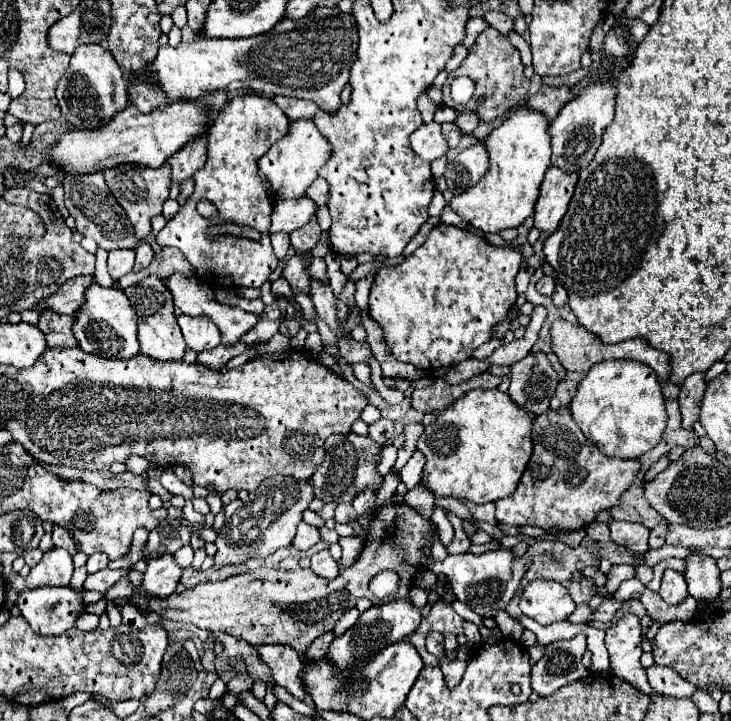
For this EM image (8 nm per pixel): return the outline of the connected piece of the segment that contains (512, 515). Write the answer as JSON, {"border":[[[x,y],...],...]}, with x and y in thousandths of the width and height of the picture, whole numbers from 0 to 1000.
{"border":[[[776,569],[767,571],[746,571],[732,580],[729,588],[729,632],[702,682],[696,691],[685,691],[677,696],[680,702],[680,724],[696,727],[696,730],[735,730],[746,738],[759,735],[798,735],[808,724],[817,721],[817,716],[825,707],[833,707],[844,699],[847,688],[866,674],[869,663],[877,655],[874,638],[852,638],[852,635],[833,635],[817,624],[817,619],[795,599],[789,585],[781,580]]]}

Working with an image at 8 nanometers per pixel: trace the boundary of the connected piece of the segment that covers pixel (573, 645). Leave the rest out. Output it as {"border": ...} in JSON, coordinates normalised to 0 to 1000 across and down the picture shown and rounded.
{"border":[[[800,882],[762,888],[746,896],[743,913],[726,924],[726,954],[737,965],[754,965],[767,951],[800,940],[806,932],[795,921],[800,907]]]}

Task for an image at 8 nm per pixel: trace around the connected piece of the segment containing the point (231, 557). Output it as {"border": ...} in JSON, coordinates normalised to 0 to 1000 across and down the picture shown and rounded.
{"border":[[[373,660],[373,663],[363,666],[363,671],[357,671],[357,677],[352,677],[352,682],[343,682],[335,696],[324,691],[316,699],[311,699],[308,702],[308,727],[297,738],[297,749],[294,749],[294,755],[297,755],[294,788],[302,788],[308,782],[327,782],[341,774],[357,774],[357,771],[373,768],[379,760],[395,757],[404,743],[404,732],[412,724],[412,713],[423,705],[423,699],[428,693],[431,693],[431,674],[423,666],[404,666],[401,660]]]}

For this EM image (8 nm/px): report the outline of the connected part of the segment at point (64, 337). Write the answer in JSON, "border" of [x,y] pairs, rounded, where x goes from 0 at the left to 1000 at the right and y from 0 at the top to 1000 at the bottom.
{"border":[[[62,430],[53,441],[53,455],[62,460],[64,477],[73,483],[105,483],[108,474],[100,463],[100,444],[103,438],[89,436],[73,436],[70,430]]]}

